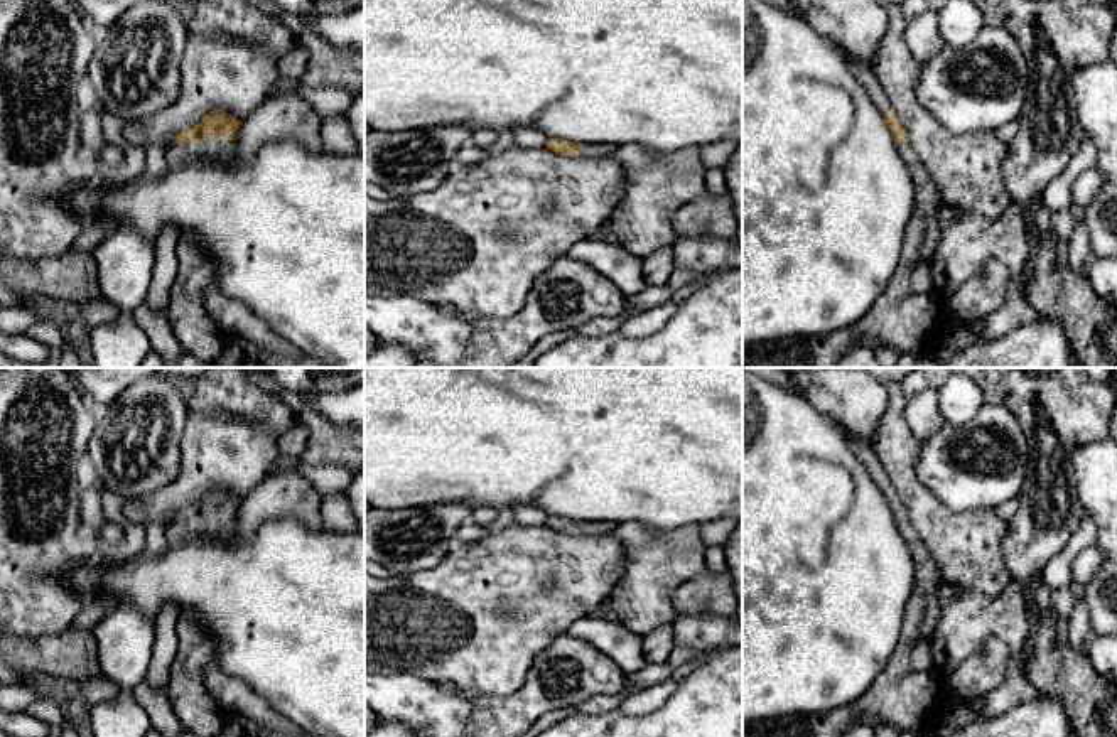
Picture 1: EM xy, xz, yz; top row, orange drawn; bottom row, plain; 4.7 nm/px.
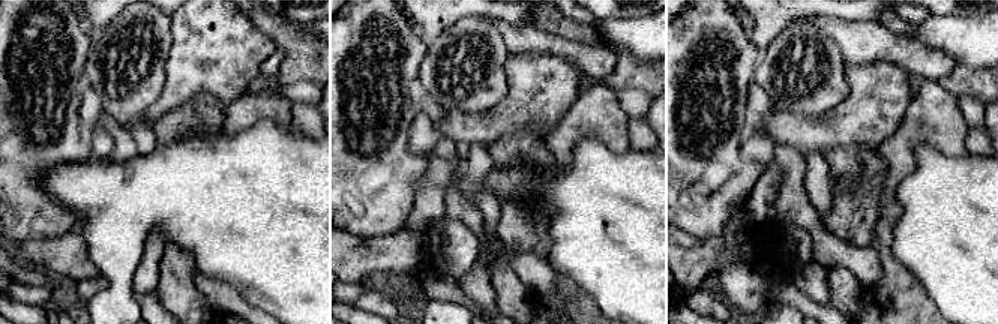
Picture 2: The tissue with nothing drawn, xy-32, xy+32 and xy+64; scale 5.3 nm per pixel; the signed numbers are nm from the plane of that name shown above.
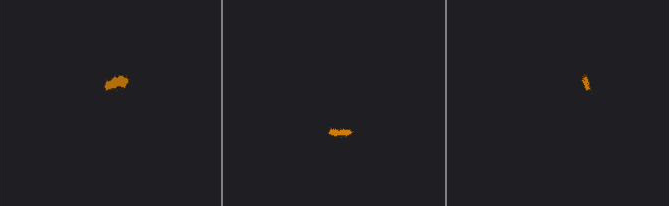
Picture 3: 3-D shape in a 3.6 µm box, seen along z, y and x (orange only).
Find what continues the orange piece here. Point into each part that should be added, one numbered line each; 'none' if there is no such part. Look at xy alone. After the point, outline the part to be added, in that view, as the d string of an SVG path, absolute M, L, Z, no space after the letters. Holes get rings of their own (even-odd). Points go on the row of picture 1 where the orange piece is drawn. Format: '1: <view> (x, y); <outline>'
1: xy (215, 147); M209 137L206 142L189 142L181 145L170 145L165 150L169 167L181 167L186 162L194 160L221 160L229 164L235 160L236 142L224 140L221 137Z

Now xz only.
1: xz (589, 150); M584 145L580 153L575 153L575 159L594 159L594 157L609 157L614 150L612 145Z

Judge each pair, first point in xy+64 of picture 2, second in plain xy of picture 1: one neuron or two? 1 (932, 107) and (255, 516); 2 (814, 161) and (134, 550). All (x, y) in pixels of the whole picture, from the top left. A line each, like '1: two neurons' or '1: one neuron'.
1: one neuron
2: two neurons

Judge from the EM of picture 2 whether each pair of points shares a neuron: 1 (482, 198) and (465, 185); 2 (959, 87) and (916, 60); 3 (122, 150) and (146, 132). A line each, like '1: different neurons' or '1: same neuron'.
1: different neurons
2: different neurons
3: different neurons

